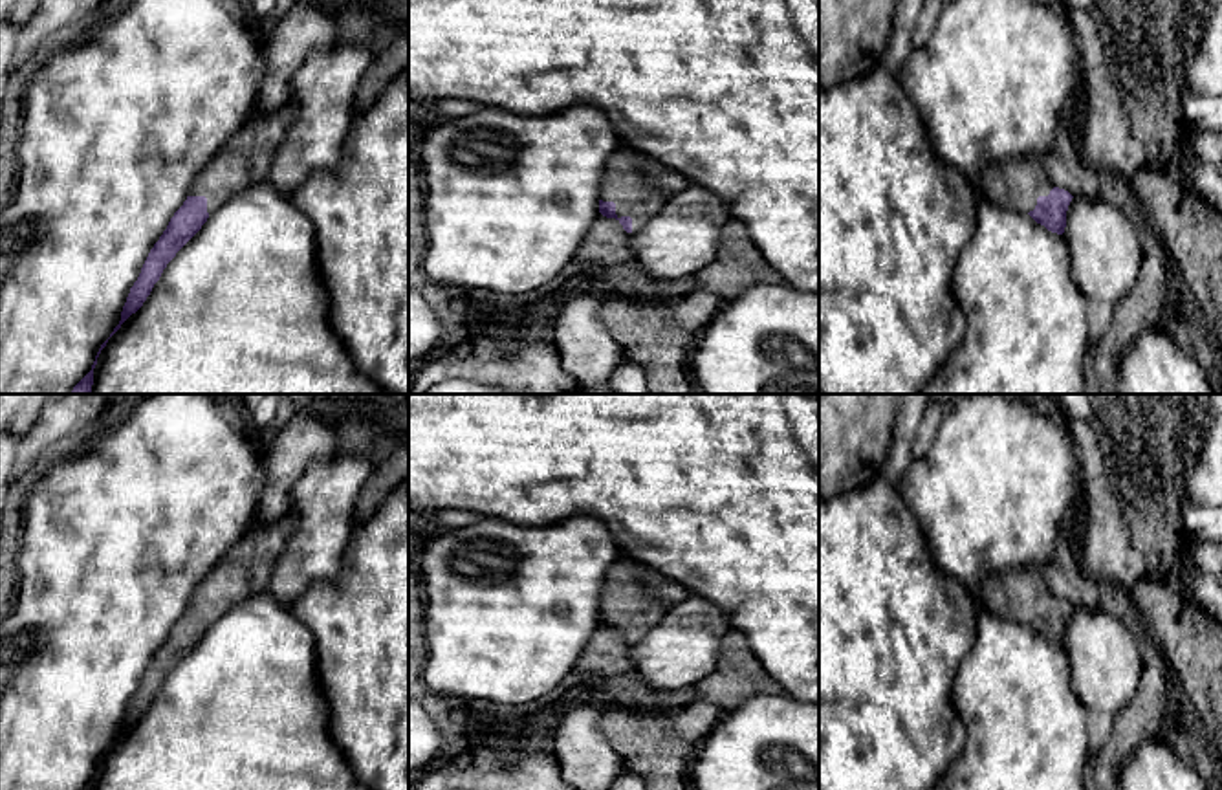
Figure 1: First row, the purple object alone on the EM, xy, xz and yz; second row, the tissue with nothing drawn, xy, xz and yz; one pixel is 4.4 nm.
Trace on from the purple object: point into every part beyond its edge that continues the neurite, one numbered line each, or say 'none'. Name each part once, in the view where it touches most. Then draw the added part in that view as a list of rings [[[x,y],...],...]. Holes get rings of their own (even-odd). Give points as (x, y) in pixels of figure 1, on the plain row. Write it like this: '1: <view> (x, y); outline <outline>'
1: xz (623, 594); outline [[[623,554],[608,568],[599,599],[599,610],[616,614],[617,629],[632,629],[632,643],[641,642],[667,612],[641,585],[639,576],[645,568]]]

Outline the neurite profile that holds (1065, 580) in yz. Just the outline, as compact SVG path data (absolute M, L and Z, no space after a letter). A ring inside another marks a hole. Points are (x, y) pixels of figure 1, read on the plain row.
M1063 532L1055 557L1042 568L1042 574L1053 598L1064 599L1072 607L1090 610L1099 607L1097 581L1079 570Z

